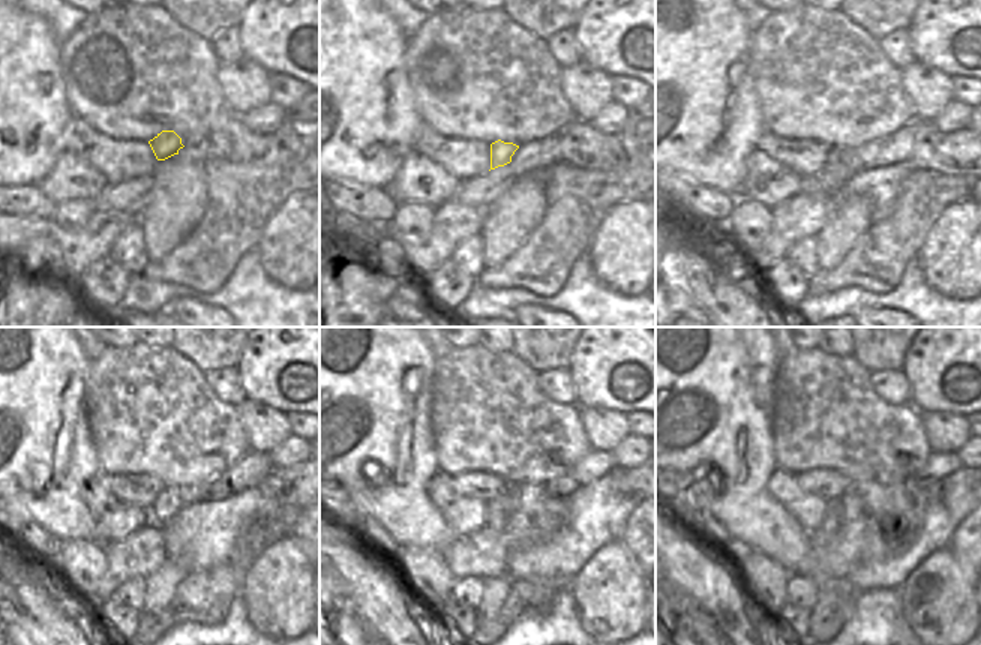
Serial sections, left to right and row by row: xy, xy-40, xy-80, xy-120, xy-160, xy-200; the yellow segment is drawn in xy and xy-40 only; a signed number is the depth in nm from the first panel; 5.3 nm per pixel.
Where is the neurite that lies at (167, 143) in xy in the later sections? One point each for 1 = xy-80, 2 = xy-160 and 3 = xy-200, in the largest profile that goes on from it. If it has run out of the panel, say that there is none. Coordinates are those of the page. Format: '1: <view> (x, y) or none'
1: xy-80 (837, 158)
2: xy-160 (500, 509)
3: xy-200 (833, 522)

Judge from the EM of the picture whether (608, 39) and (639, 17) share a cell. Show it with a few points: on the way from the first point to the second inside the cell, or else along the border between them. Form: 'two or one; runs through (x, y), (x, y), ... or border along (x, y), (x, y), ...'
one; runs through (615, 33), (632, 23)

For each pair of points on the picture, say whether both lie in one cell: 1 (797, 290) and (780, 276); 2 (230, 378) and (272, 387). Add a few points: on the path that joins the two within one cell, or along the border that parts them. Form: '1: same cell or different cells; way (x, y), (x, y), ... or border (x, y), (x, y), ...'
1: same cell; way (792, 287), (785, 281)
2: different cells; border (234, 368), (245, 396)

